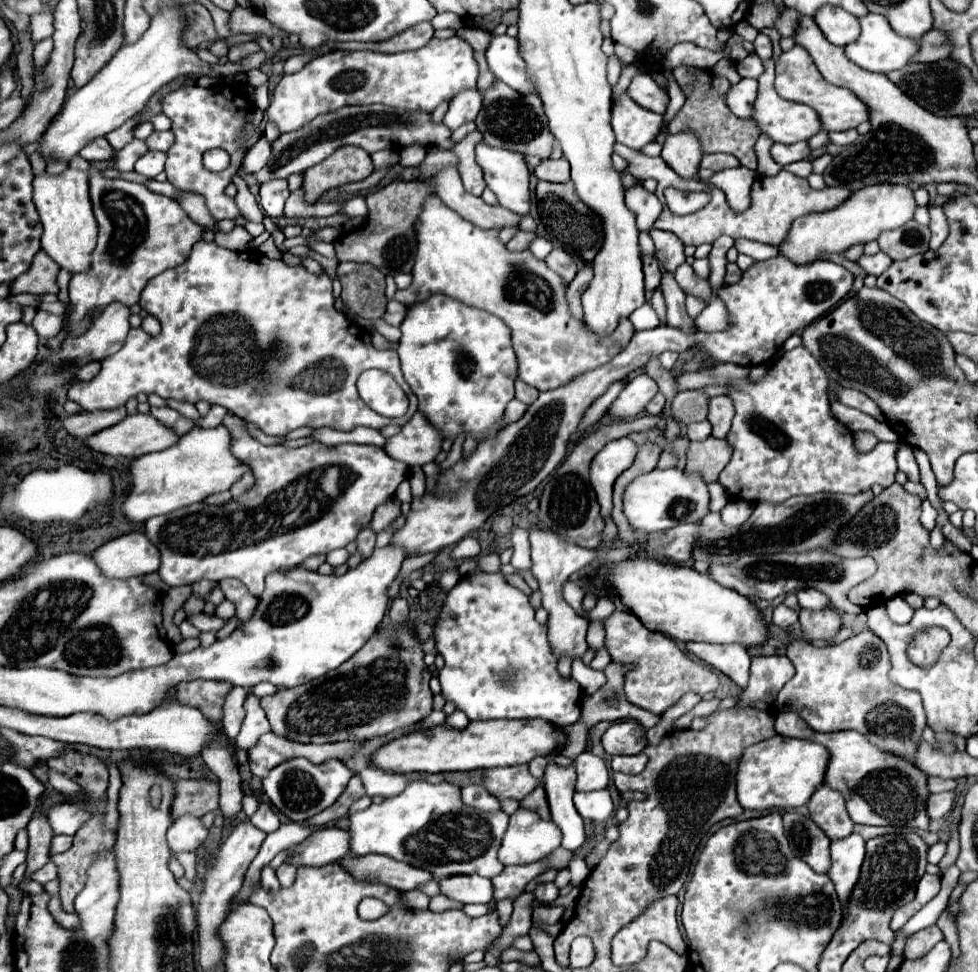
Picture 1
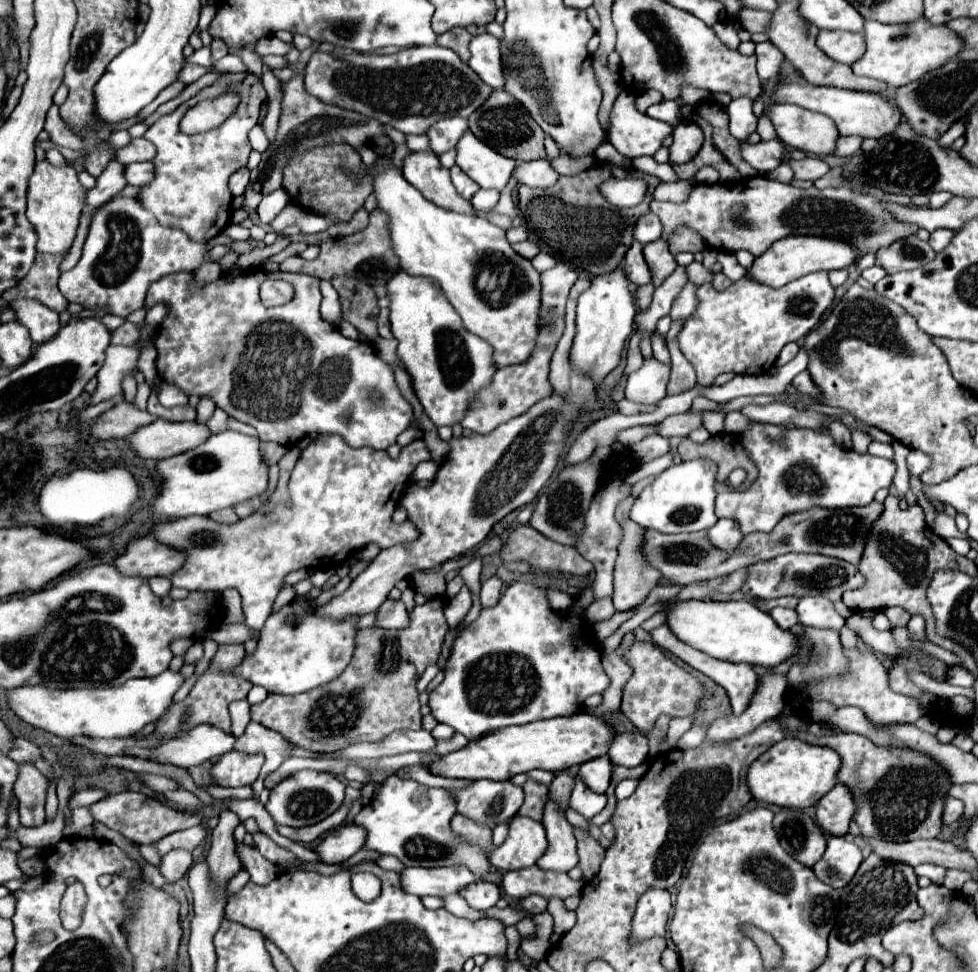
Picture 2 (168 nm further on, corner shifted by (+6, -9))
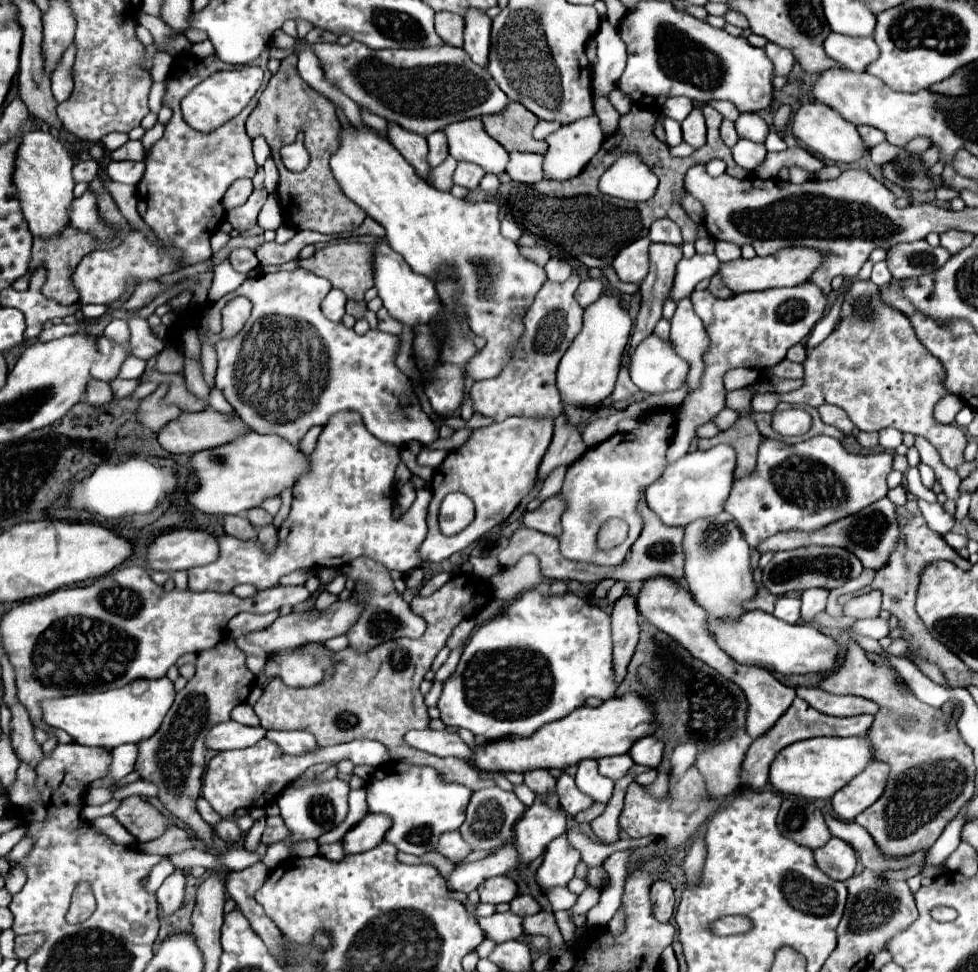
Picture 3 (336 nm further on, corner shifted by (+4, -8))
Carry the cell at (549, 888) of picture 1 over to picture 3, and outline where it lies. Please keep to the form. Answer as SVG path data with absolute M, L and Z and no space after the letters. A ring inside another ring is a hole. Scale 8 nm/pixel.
M516 895L512 901L510 901L510 911L514 915L520 915L520 917L528 917L528 915L536 915L540 911L540 905L538 901L532 897L532 895Z

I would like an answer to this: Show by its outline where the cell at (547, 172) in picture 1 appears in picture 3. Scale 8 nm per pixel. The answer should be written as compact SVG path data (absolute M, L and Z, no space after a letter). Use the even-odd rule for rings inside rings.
M514 151L510 153L510 163L506 167L506 173L510 175L510 179L518 183L538 183L546 179L542 163L544 163L544 155Z

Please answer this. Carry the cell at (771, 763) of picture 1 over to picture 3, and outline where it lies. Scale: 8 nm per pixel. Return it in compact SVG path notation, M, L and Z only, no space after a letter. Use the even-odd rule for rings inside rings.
M816 737L804 739L782 749L772 761L772 777L768 783L778 793L804 799L830 799L852 777L856 777L872 761L870 743L864 737Z

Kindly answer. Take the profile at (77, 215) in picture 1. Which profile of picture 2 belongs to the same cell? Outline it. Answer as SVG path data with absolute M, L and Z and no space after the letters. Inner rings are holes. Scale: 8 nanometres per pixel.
M40 160L34 164L34 172L28 178L28 208L26 218L32 224L38 242L38 252L50 254L66 254L76 238L76 228L80 214L84 210L86 190L80 186L76 170L70 164L52 166L48 160Z

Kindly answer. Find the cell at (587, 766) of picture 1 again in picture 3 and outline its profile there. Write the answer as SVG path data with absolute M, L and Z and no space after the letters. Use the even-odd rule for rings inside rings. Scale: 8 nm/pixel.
M616 755L616 757L602 757L598 761L598 773L612 779L612 781L618 781L620 777L626 775L626 771L632 767L634 763L630 761L628 755Z

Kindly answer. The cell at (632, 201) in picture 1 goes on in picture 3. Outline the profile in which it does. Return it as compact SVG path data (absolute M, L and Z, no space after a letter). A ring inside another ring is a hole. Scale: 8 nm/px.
M658 219L652 223L650 233L648 233L650 241L658 241L658 243L672 243L672 245L680 245L682 237L680 237L680 229L674 221L670 219Z

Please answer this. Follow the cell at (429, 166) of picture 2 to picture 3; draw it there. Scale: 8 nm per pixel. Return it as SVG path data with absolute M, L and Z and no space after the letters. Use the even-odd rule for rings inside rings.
M388 123L388 139L390 143L402 153L402 157L406 161L410 161L410 165L416 169L416 173L430 181L430 171L432 167L426 163L426 153L428 153L428 145L426 145L426 137L418 137L416 133L404 133L404 129L398 129L398 125L390 125Z

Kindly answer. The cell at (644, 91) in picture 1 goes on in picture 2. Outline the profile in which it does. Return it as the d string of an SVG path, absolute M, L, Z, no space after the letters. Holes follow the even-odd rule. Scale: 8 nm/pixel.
M664 100L660 104L654 104L646 110L648 116L656 118L656 120L662 120L662 122L668 122L668 124L676 124L680 120L680 104L674 102L674 100Z

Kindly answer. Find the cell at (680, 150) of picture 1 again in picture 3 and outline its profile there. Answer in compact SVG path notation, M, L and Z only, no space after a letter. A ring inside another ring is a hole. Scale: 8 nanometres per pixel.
M692 109L692 113L682 121L682 137L694 149L700 149L706 143L706 123L700 109Z

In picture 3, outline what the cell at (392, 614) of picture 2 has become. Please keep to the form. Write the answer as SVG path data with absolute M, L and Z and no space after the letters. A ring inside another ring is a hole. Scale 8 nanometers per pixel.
M358 557L350 561L346 567L342 567L342 573L346 577L356 579L356 589L366 589L364 591L364 603L366 609L356 621L356 625L346 633L350 639L350 647L358 649L364 653L366 649L372 649L372 645L380 645L382 641L398 639L398 637L420 637L426 629L426 621L412 613L410 605L402 599L402 595L394 589L394 581L390 579L390 573L384 565L378 565L378 561L372 561L370 557Z

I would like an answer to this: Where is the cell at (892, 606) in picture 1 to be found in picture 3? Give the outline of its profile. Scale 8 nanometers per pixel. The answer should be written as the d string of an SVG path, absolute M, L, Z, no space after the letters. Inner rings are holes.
M882 617L860 619L850 629L858 635L866 635L866 637L872 637L872 639L882 639L890 633L890 623L888 623L888 619L882 619Z

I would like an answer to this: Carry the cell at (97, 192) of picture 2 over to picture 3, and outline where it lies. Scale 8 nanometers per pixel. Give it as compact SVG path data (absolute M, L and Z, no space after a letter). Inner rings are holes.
M86 191L82 197L74 199L74 205L70 209L70 227L90 229L90 233L102 241L112 235L112 229L98 221L98 205L92 191Z

